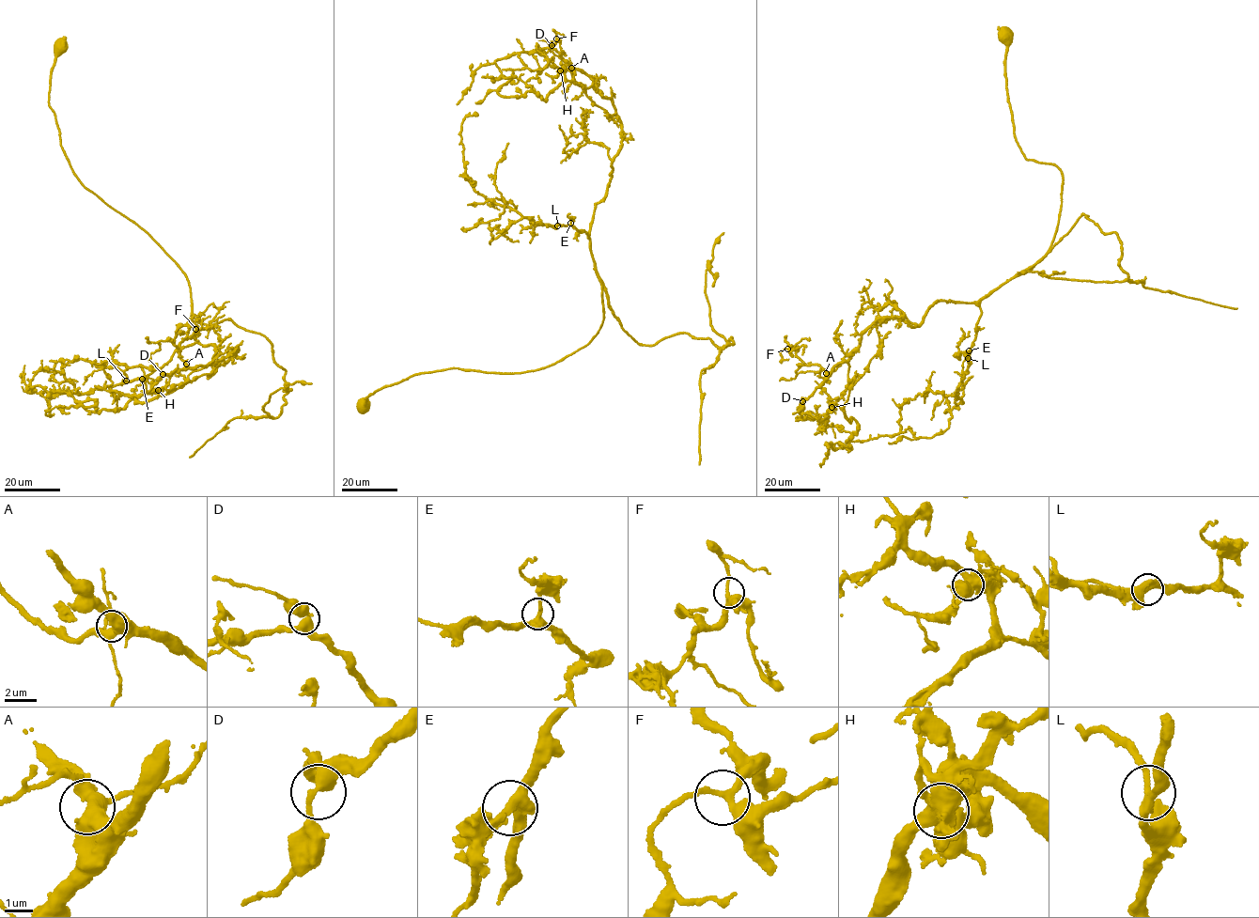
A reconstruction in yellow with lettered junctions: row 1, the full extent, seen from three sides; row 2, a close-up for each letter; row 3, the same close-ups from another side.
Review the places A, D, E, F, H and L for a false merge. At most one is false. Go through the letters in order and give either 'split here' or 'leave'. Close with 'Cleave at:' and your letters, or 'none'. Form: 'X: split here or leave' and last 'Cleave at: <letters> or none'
A: leave
D: leave
E: leave
F: leave
H: split here
L: leave
Cleave at: H

